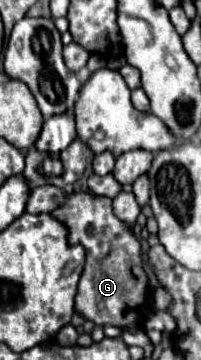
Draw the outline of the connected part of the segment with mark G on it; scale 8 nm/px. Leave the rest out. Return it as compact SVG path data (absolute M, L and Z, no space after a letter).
M72 193L64 207L56 209L56 215L70 227L70 243L82 243L86 247L86 267L80 277L76 309L86 319L100 325L116 325L128 329L150 311L148 309L148 277L142 269L140 243L132 235L130 227L112 213L112 201L108 197L94 197L90 193Z

